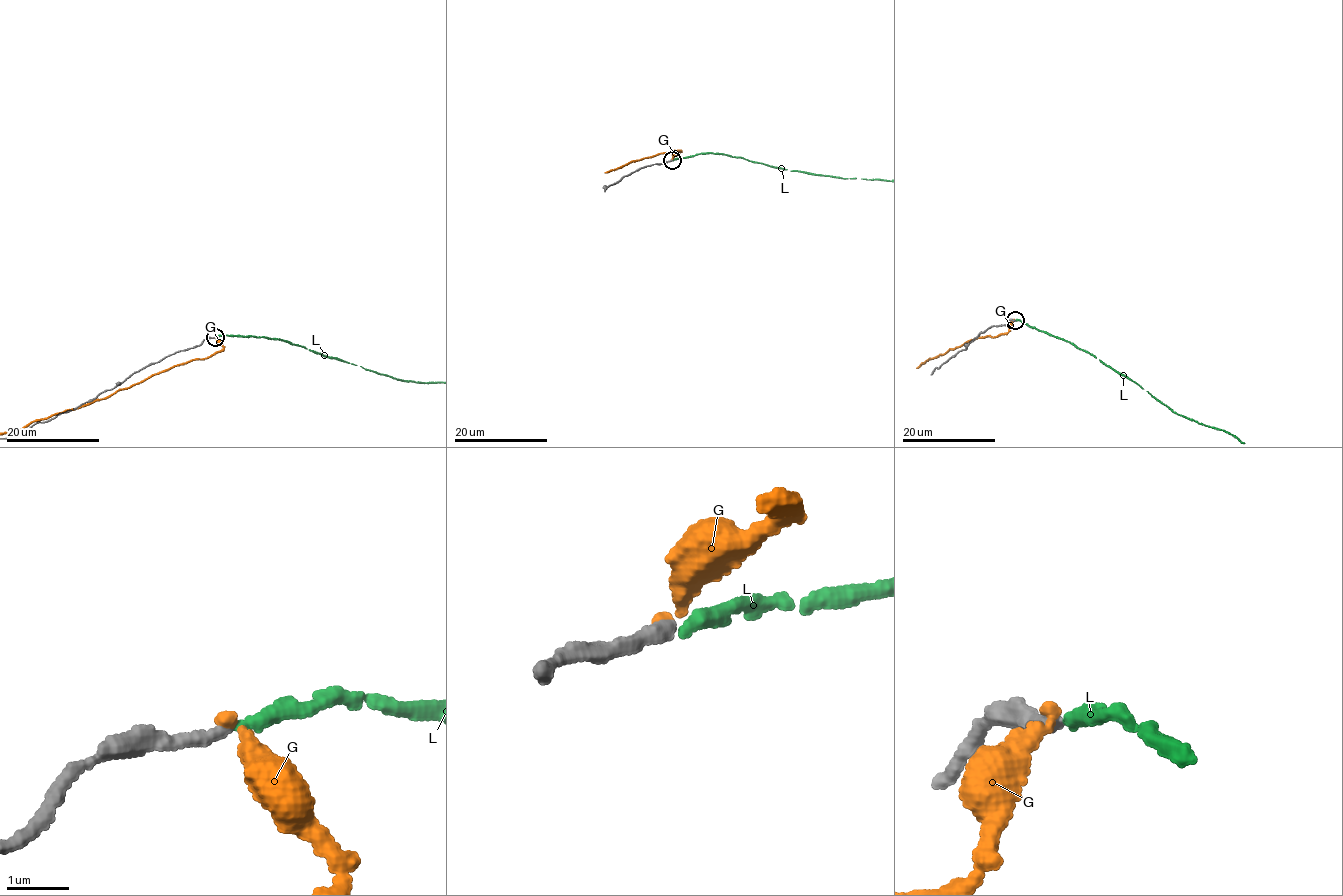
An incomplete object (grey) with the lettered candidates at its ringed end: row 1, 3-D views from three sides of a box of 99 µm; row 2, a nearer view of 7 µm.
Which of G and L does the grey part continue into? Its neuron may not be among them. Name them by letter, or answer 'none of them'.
L

